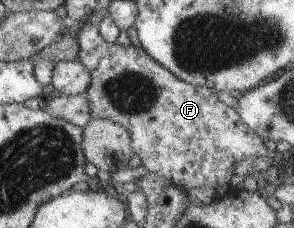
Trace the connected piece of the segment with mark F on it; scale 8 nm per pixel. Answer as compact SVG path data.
M86 20L82 23L77 23L73 25L77 34L77 42L79 42L79 55L78 60L81 60L81 63L87 71L91 74L91 85L86 91L87 98L91 100L89 106L92 106L92 117L94 118L103 118L111 120L112 122L118 123L120 126L123 126L129 136L131 136L133 155L136 155L140 158L140 164L142 164L149 173L156 173L157 175L163 176L165 179L172 181L177 187L181 187L186 192L190 189L209 187L229 187L230 182L234 182L236 179L233 176L233 165L239 163L242 160L247 158L258 158L258 157L271 157L274 154L274 151L271 151L265 144L264 140L261 139L255 132L250 131L248 127L241 121L238 112L226 106L219 98L215 91L209 89L208 87L197 87L188 84L187 82L179 80L176 78L169 70L166 70L161 64L158 64L149 54L146 54L145 50L141 48L135 48L135 46L130 45L123 47L121 44L107 43L101 37L101 34L98 32L98 28L90 24L89 20Z

